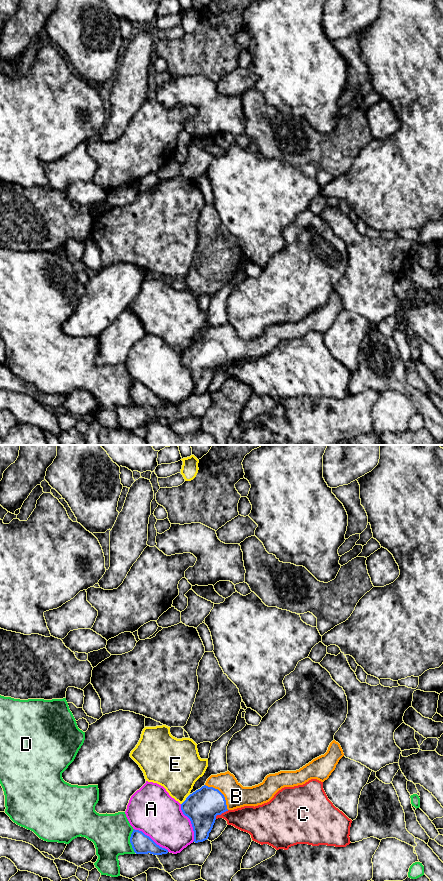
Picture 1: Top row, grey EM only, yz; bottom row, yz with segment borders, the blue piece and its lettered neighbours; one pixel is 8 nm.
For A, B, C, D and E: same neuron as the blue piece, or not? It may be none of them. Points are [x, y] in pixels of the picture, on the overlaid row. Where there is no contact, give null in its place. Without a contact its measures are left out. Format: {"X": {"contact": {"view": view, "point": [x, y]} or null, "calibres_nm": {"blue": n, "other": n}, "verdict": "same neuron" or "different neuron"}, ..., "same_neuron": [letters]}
{"A": {"contact": {"view": "yz", "point": [191, 823]}, "calibres_nm": {"blue": 280, "other": 360}, "verdict": "different neuron"}, "B": {"contact": {"view": "yz", "point": [221, 793]}, "calibres_nm": {"blue": 280, "other": 190}, "verdict": "same neuron"}, "C": {"contact": {"view": "yz", "point": [221, 813]}, "calibres_nm": {"blue": 280, "other": 220}, "verdict": "different neuron"}, "D": {"contact": {"view": "yz", "point": [130, 841]}, "calibres_nm": {"blue": 160, "other": 320}, "verdict": "different neuron"}, "E": {"contact": {"view": "yz", "point": [183, 802]}, "calibres_nm": {"blue": 280, "other": 320}, "verdict": "different neuron"}, "same_neuron": ["B"]}

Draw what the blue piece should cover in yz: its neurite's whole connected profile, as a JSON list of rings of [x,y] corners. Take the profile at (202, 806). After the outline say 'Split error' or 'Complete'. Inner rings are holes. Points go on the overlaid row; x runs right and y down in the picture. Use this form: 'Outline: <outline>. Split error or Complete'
Outline: [[[333,740],[327,752],[296,771],[269,774],[262,783],[243,787],[229,771],[211,775],[204,786],[190,794],[181,810],[192,824],[195,843],[208,839],[217,815],[244,806],[269,802],[284,787],[303,785],[311,779],[324,782],[344,756],[338,742]]]. Split error

